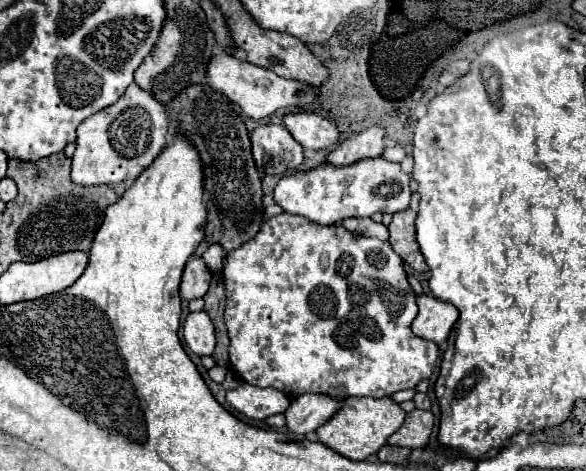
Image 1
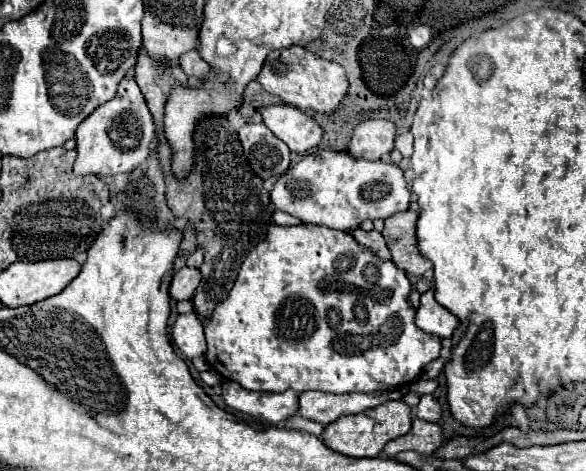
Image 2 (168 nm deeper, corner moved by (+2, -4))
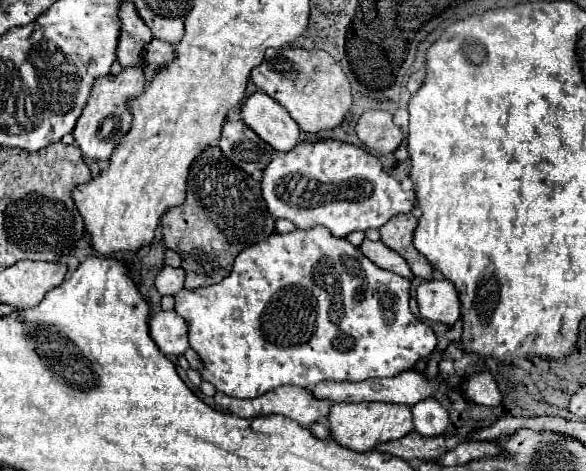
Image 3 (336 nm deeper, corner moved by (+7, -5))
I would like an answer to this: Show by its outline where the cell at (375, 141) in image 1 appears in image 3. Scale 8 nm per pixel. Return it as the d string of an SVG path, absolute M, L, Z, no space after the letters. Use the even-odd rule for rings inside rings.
M365 111L357 121L355 133L361 141L361 147L365 147L369 153L375 153L375 155L393 153L403 141L401 129L393 123L393 119L387 125L385 117L391 119L391 113L387 113L387 111ZM381 117L383 117L383 125L379 125Z

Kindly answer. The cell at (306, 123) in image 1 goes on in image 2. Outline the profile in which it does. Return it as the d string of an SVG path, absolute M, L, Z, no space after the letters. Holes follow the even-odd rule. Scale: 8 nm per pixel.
M272 104L260 110L262 122L280 138L290 152L308 152L322 140L322 128L318 122L302 110L288 104Z

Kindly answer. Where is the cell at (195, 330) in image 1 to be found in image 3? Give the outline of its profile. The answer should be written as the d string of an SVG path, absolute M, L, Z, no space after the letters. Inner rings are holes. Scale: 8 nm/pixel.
M159 311L149 321L151 337L165 355L183 355L189 349L189 327L175 311Z

